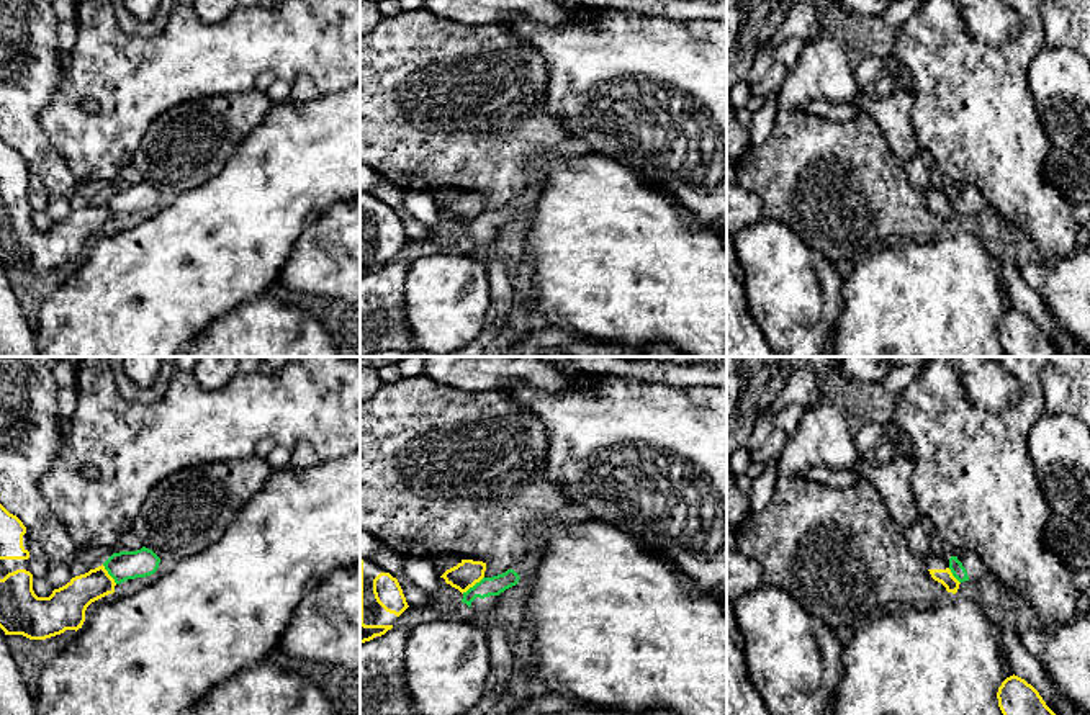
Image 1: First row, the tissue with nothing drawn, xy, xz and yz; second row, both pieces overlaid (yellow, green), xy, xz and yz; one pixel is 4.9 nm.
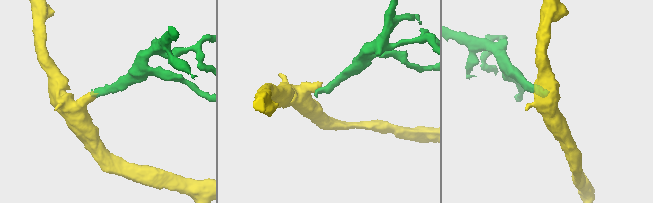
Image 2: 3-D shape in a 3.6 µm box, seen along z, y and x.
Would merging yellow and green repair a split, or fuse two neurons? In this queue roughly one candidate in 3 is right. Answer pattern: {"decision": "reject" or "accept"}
{"decision": "reject"}

